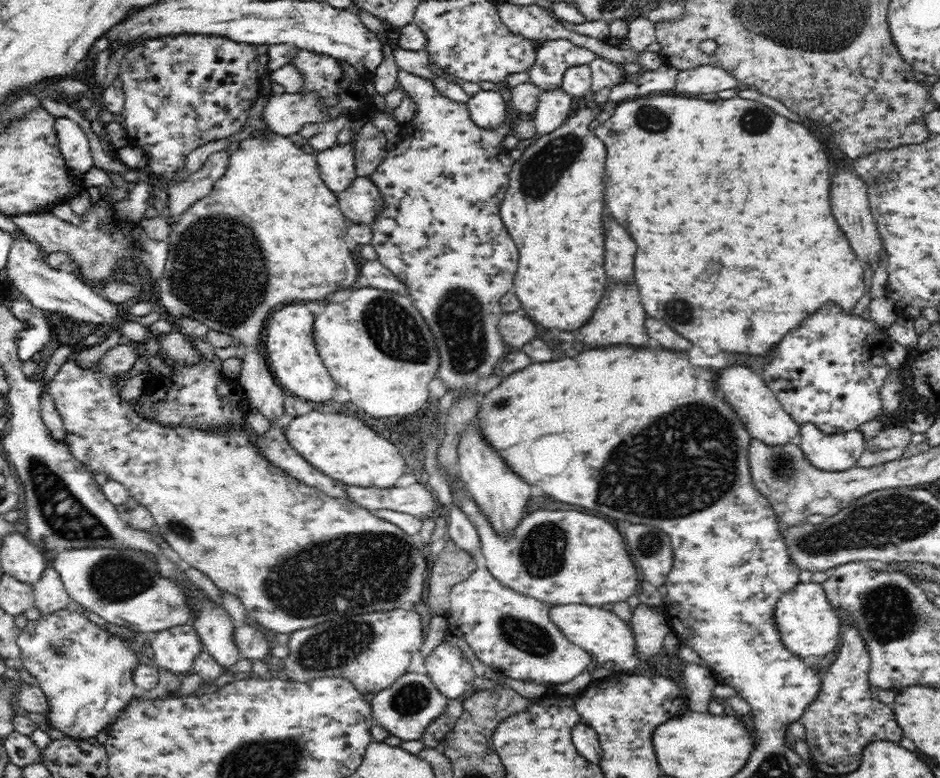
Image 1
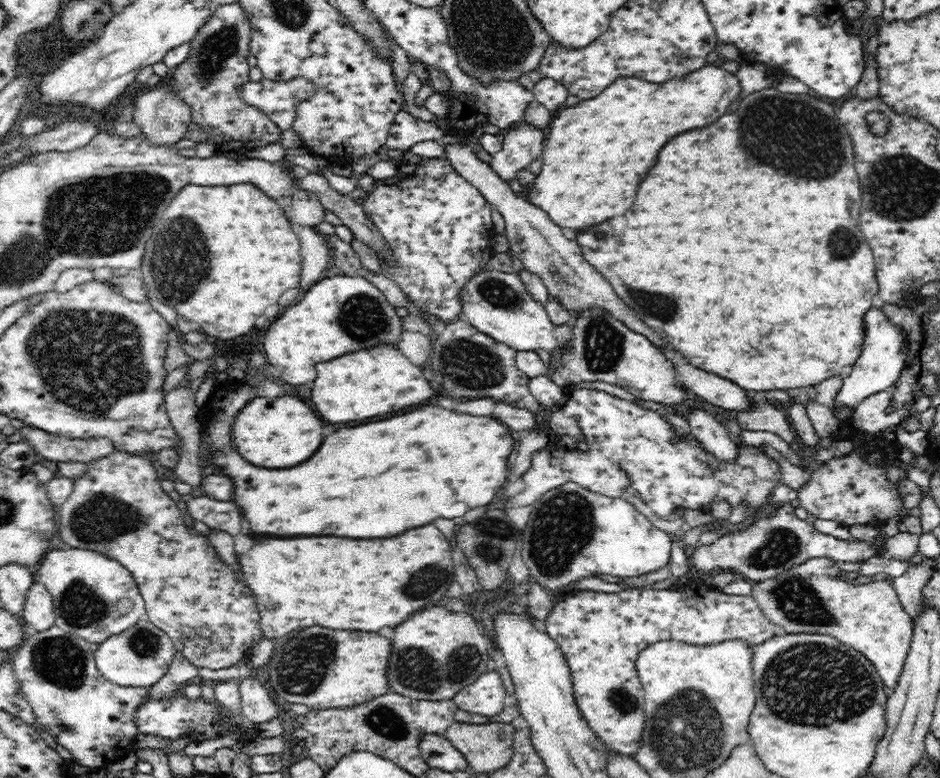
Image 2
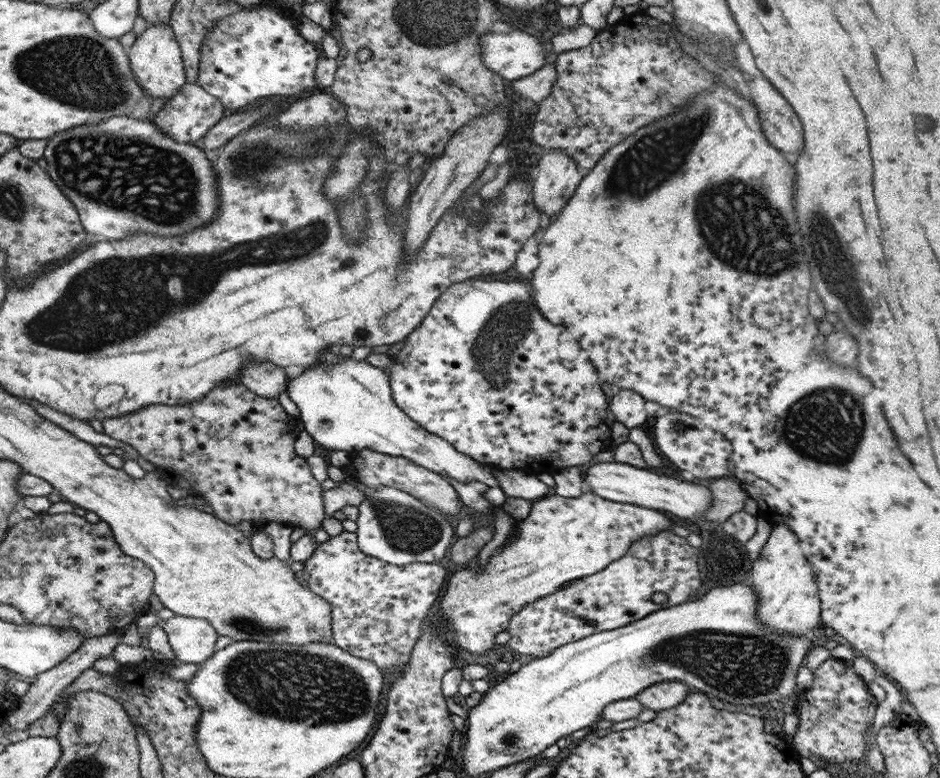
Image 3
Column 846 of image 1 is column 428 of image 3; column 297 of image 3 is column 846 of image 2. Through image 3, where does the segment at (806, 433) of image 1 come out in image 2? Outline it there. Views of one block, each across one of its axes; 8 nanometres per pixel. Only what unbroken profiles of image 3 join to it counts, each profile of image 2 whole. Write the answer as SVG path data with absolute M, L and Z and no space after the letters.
M872 307L864 315L864 323L866 323L866 338L861 348L860 356L856 359L852 368L847 369L843 375L843 383L834 398L832 407L846 405L855 409L867 396L876 394L892 388L901 376L902 370L905 368L908 354L908 345L904 333L900 331L899 326L892 323L884 313L884 309Z

